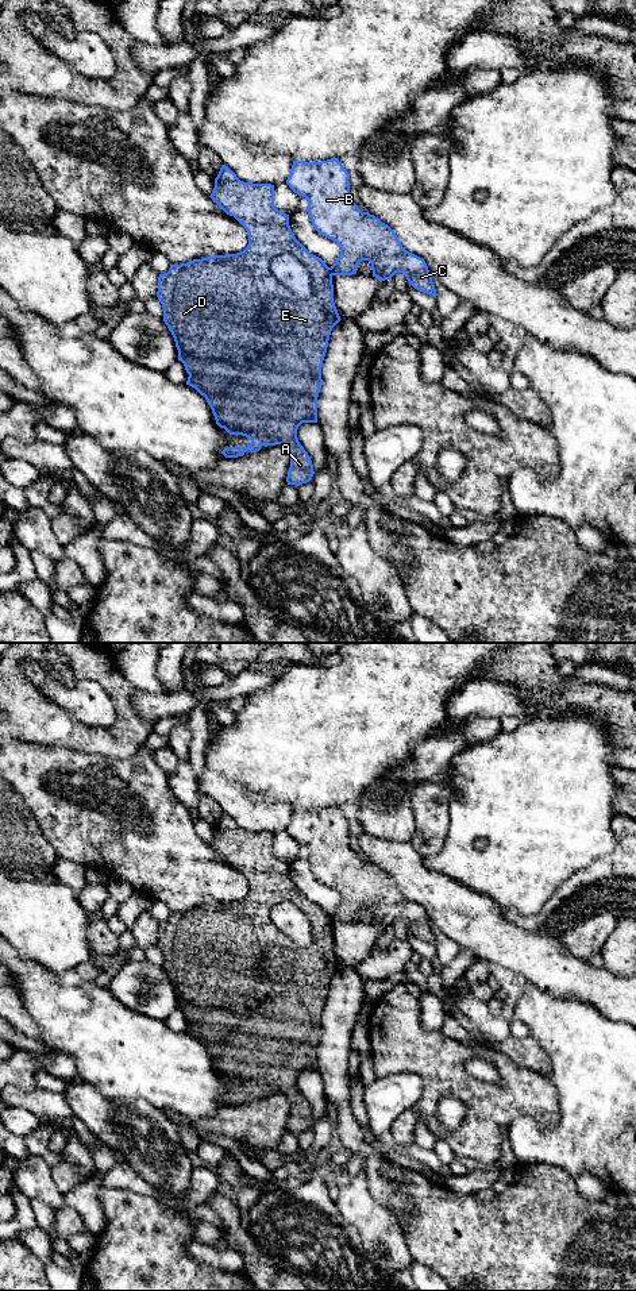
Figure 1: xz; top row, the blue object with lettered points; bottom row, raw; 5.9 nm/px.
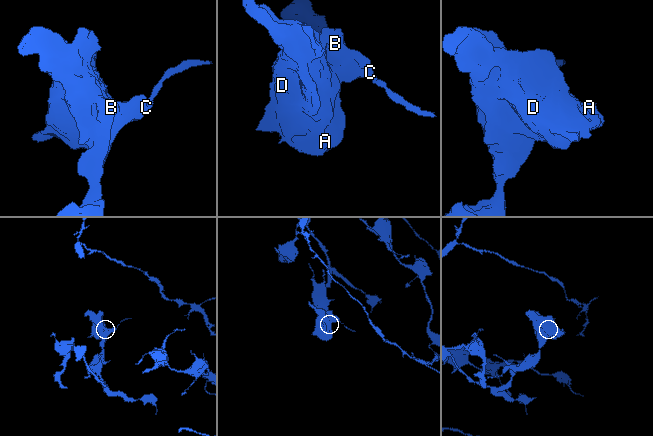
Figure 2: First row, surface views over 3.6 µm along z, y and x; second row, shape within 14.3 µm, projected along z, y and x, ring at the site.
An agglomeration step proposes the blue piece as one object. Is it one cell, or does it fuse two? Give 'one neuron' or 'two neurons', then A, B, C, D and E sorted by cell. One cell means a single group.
two neurons | A D E / B C

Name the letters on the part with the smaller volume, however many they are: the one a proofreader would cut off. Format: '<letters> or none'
A, D, E

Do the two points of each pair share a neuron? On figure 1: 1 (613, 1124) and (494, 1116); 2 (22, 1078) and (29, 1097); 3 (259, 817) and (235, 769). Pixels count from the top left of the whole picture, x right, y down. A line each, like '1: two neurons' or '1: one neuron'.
1: two neurons
2: two neurons
3: two neurons

